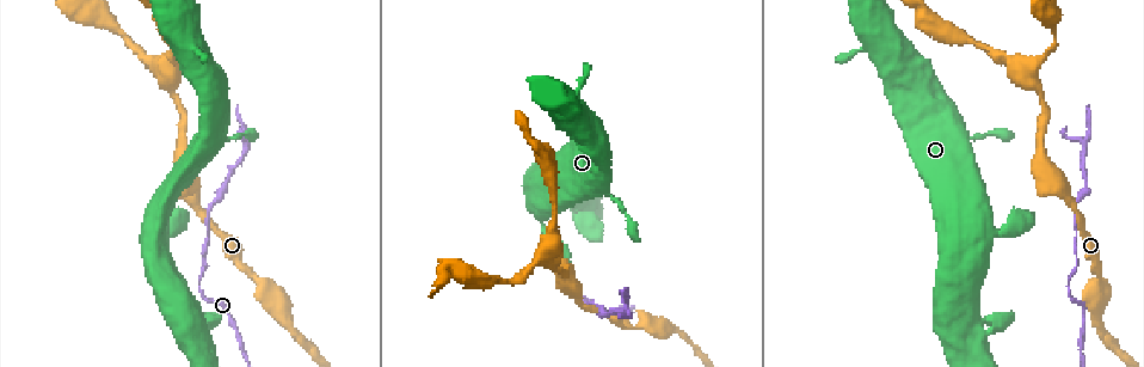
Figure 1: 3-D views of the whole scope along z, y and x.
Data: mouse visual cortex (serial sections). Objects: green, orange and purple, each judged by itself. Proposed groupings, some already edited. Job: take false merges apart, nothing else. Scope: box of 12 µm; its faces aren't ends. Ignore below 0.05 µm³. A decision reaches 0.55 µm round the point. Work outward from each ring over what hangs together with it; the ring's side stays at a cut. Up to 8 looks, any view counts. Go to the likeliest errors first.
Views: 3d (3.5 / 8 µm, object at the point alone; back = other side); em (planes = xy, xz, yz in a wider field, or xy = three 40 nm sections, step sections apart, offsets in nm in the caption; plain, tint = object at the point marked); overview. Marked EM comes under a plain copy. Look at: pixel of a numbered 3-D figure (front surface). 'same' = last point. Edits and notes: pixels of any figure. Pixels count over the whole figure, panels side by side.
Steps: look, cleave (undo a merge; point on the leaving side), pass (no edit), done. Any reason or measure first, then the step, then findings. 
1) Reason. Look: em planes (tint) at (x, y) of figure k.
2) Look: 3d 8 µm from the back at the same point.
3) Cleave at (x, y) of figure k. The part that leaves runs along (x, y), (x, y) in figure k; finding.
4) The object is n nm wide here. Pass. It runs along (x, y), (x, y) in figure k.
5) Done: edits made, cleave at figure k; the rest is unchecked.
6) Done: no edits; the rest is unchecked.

Look: 3d 3.5 µm at (1068, 283) of figure 1.

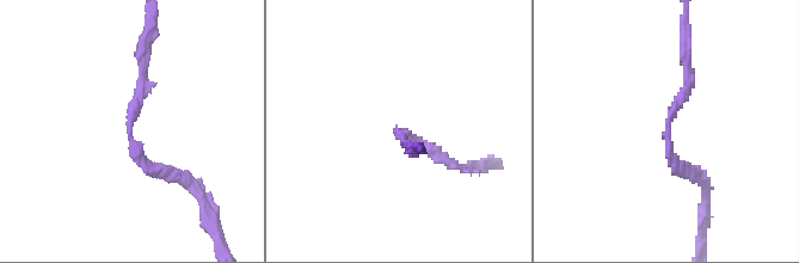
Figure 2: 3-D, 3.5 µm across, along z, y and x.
The arms are 100, 150 nm wide. Look: em planes (tint) at (131, 124) of figure 2.

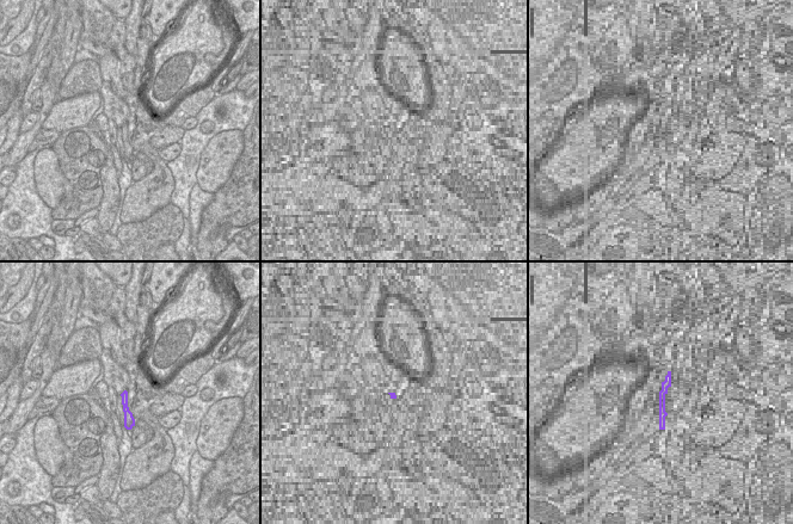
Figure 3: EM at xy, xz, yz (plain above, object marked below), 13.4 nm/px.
The object is 100 nm wide here. Pass. It runs along (174, 176), (153, 167), (130, 139), (142, 50) in figure 2; continuous, no second cell.

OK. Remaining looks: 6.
Abrupt turn. Look: 3d 3.5 µm at (156, 67) of figure 1.

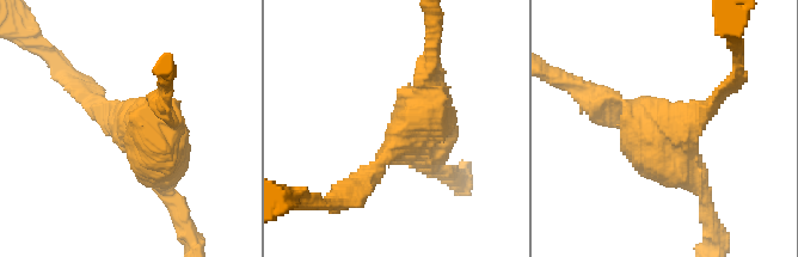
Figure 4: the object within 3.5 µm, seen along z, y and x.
Look: em planes (tint) at (406, 140) of figure 4.

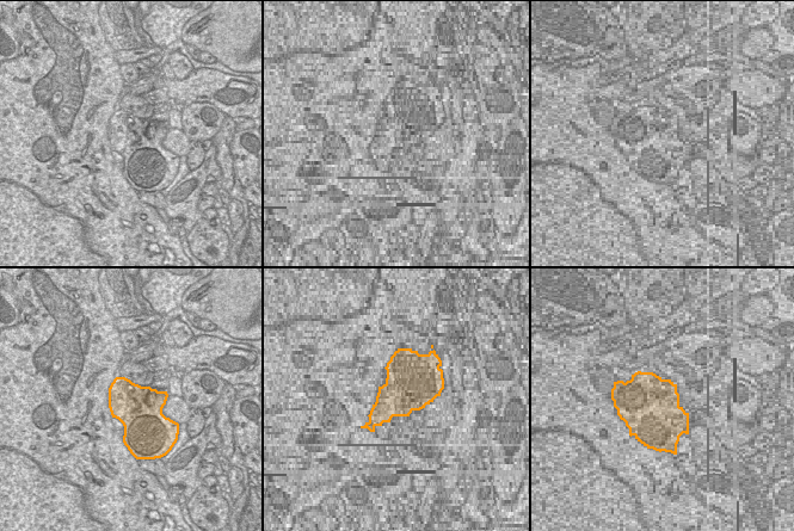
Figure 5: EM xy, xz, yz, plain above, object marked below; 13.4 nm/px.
Pass. It runs along (172, 203), (154, 145), (103, 111) in figure 4; one cell here.

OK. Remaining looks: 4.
Look: 3d 8 µm at (952, 249) of figure 1.

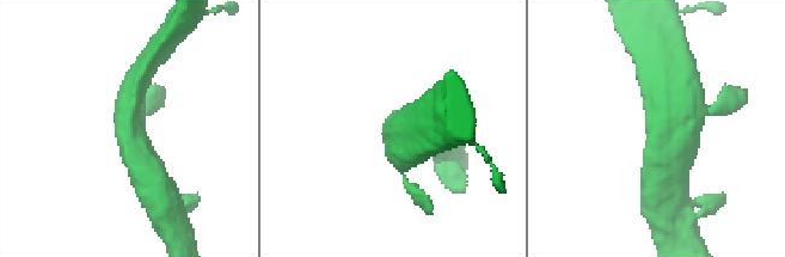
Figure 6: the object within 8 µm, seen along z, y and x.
Look: 3d 3.5 µm at (666, 130) of figure 6.

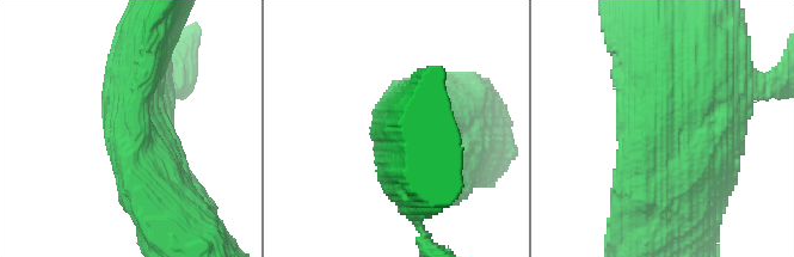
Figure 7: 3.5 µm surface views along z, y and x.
Look: em xy step 2 (tint) at (133, 125) of figure 7.

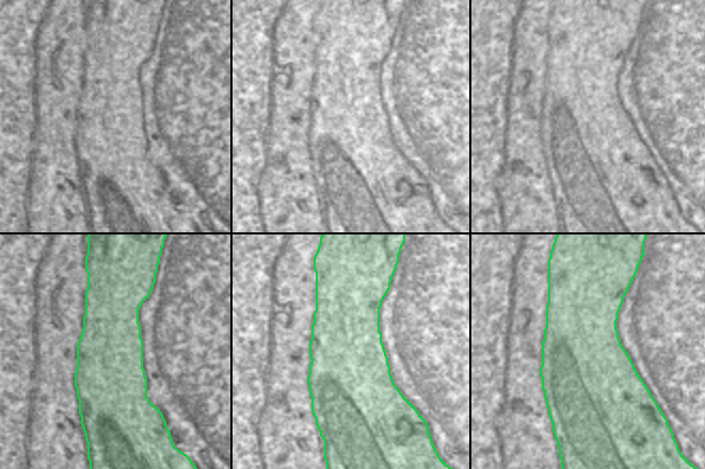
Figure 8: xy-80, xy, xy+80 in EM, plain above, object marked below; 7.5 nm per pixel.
Pass. It runs along (678, 30), (663, 118), (620, 159) in figure 7; continuous, no second cell.

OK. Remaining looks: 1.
Done: no edits; the rest is unchecked.

